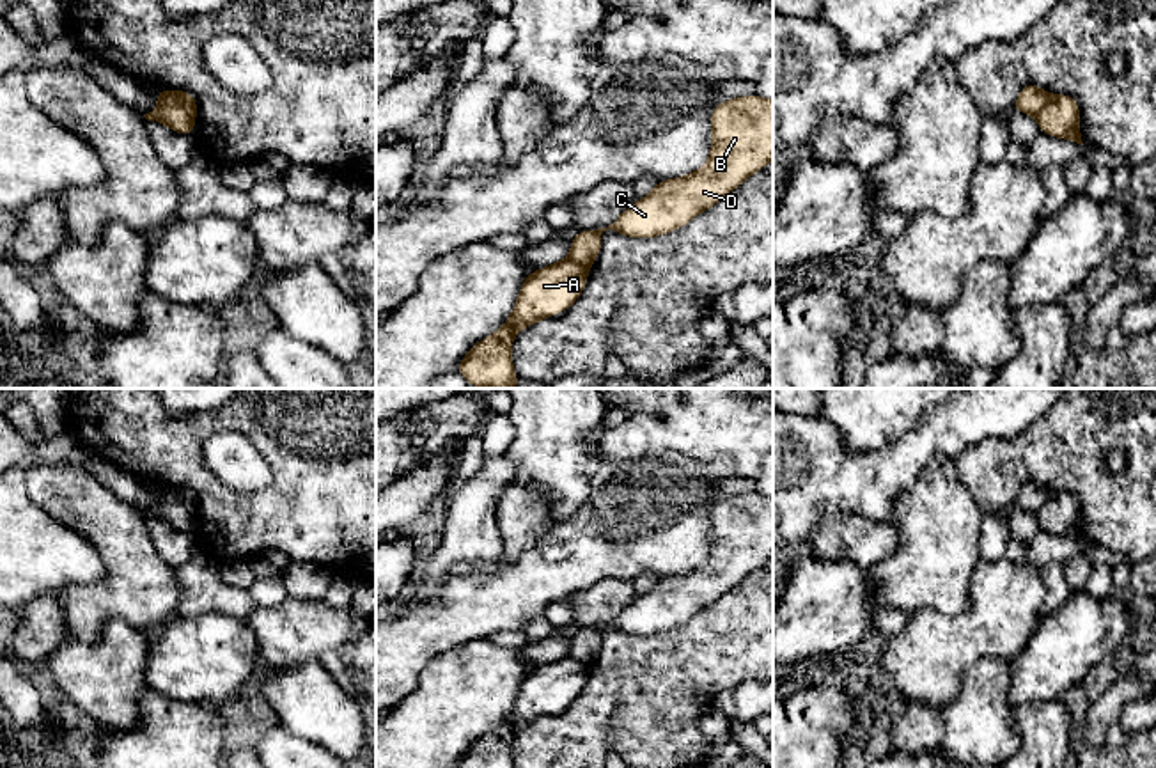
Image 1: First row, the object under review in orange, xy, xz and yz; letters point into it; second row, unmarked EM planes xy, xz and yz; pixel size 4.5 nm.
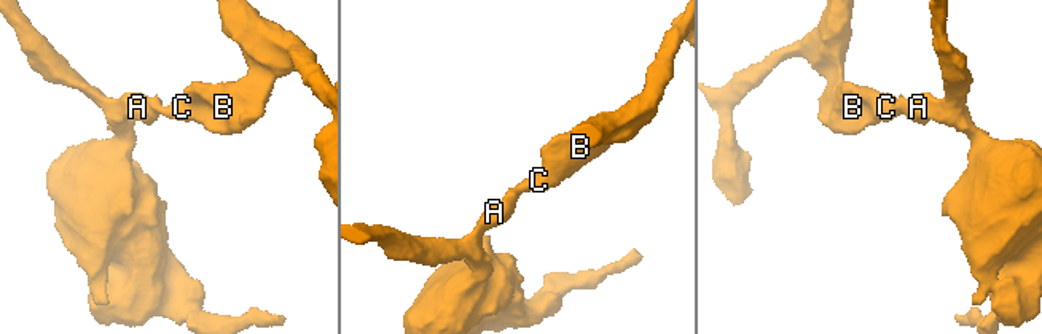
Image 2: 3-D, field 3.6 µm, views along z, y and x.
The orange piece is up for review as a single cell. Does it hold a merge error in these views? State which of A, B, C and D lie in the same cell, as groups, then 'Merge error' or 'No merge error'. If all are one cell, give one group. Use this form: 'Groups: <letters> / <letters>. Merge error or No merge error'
Groups: A / B C D. Merge error

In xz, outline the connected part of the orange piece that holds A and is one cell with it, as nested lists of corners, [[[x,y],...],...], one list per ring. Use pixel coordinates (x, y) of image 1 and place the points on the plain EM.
[[[566,654],[527,672],[509,717],[479,738],[454,764],[457,768],[514,768],[511,741],[516,731],[567,708],[587,683],[589,665]]]

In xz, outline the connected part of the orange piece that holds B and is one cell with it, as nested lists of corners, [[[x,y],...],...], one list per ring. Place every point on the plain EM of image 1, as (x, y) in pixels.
[[[757,491],[727,497],[711,509],[711,550],[706,562],[688,573],[658,578],[647,594],[638,596],[612,623],[596,628],[578,628],[571,637],[569,654],[590,665],[601,647],[601,631],[608,626],[628,635],[658,635],[681,626],[699,610],[711,607],[771,557],[773,497],[764,497]]]

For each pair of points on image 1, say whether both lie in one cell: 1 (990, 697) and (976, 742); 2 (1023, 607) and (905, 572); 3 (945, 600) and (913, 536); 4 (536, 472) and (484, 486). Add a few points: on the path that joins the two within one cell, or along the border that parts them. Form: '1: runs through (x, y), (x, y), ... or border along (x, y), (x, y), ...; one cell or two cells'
1: runs through (983, 708), (976, 731); one cell
2: border along (981, 561), (961, 612), (929, 607); two cells
3: runs through (942, 584), (933, 572), (933, 556), (929, 552); one cell
4: border along (504, 454), (515, 467), (515, 478), (509, 485); two cells

